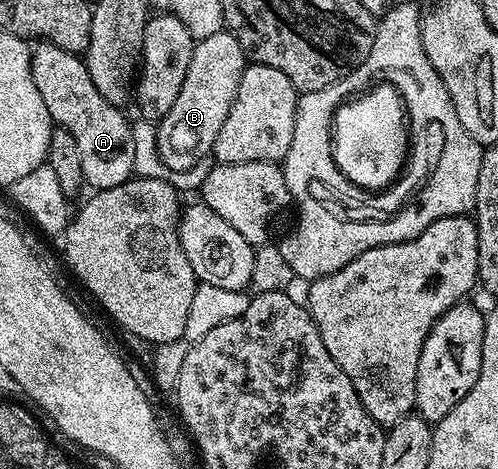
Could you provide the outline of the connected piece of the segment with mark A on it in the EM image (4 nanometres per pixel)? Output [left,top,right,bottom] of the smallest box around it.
[30,42,134,189]

